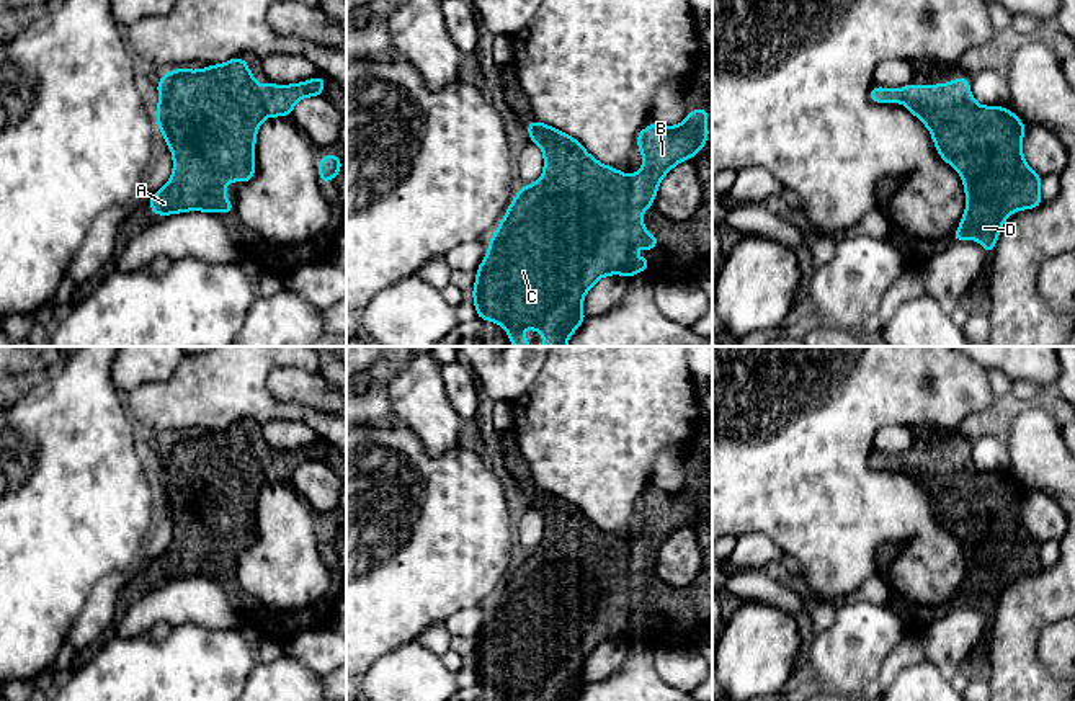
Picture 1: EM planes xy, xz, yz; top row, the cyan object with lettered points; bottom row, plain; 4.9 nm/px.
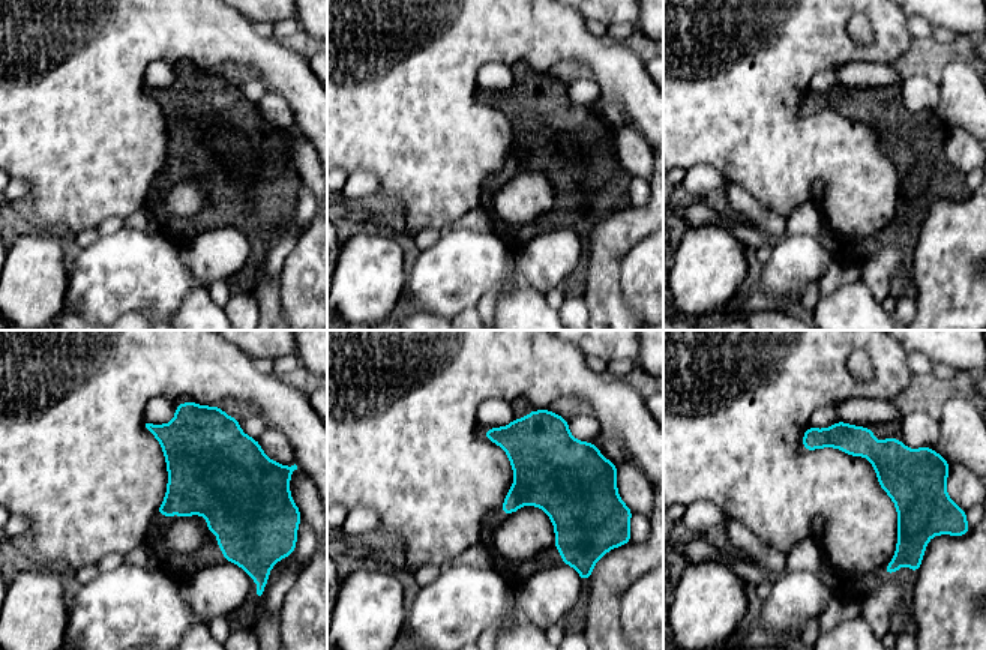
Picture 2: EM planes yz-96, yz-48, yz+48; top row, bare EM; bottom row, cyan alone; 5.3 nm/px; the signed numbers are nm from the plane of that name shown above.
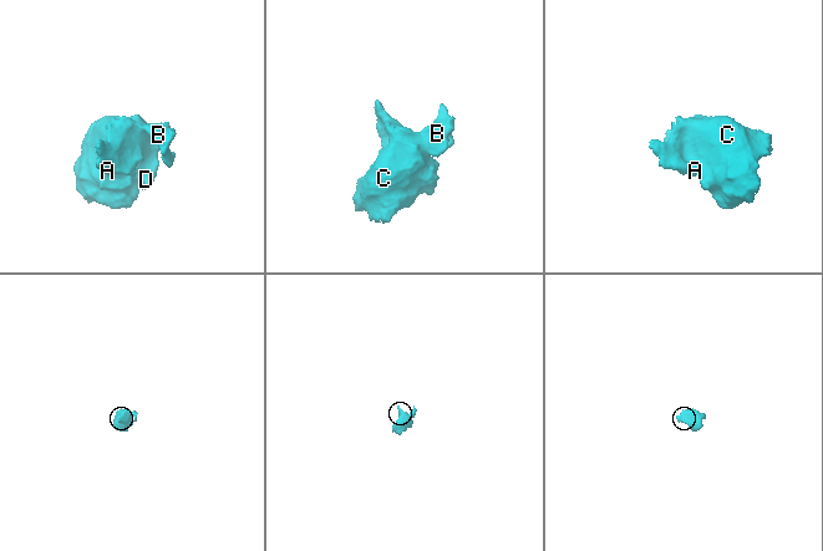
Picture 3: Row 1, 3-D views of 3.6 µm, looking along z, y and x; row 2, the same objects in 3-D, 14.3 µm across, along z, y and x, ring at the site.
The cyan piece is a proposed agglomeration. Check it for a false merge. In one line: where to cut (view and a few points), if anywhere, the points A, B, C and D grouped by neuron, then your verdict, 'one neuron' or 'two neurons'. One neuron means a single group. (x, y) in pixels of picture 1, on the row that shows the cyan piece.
cut none; groups A B C D; one neuron

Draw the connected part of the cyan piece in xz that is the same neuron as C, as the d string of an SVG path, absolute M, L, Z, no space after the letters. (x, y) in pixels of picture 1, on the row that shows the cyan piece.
M694 108L678 126L652 123L644 127L637 136L644 167L632 176L600 163L572 136L542 123L528 121L529 142L538 144L544 152L544 172L536 183L520 188L488 240L488 252L475 271L472 291L477 317L500 324L515 346L531 346L520 333L524 328L538 330L544 338L544 346L567 346L570 335L587 319L582 312L582 301L600 278L608 275L631 278L649 270L649 255L637 260L634 252L642 245L650 252L660 240L645 230L640 209L650 212L662 178L676 163L693 159L706 145L709 114L707 109Z

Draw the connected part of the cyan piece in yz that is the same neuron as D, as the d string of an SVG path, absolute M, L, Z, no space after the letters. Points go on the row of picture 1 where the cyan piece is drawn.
M967 77L930 87L907 85L899 90L872 87L869 98L884 105L903 103L930 129L941 159L961 173L967 208L951 240L975 239L992 253L1010 214L1042 204L1041 175L1029 168L1021 152L1026 124L1010 108L980 106L970 95Z

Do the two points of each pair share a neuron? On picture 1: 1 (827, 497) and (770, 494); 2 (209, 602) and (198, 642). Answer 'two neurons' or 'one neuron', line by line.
1: one neuron
2: two neurons

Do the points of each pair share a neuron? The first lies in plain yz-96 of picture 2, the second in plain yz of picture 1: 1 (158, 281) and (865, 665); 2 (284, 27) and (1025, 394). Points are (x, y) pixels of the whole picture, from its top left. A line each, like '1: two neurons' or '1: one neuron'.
1: one neuron
2: one neuron

